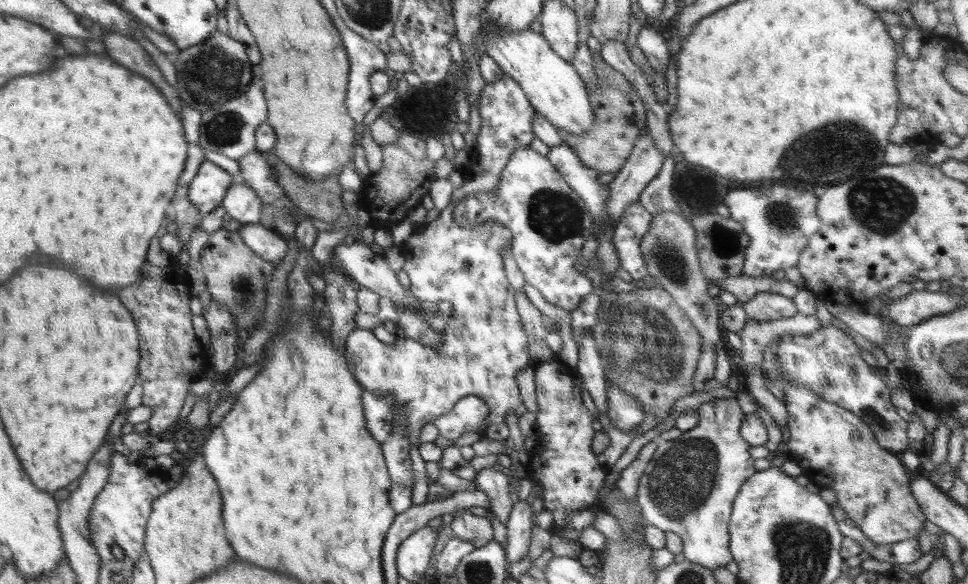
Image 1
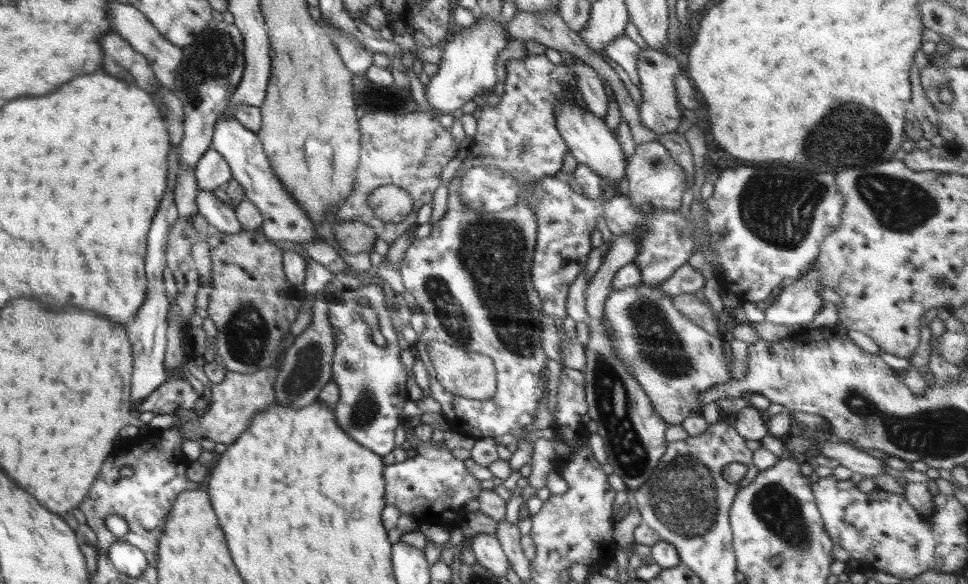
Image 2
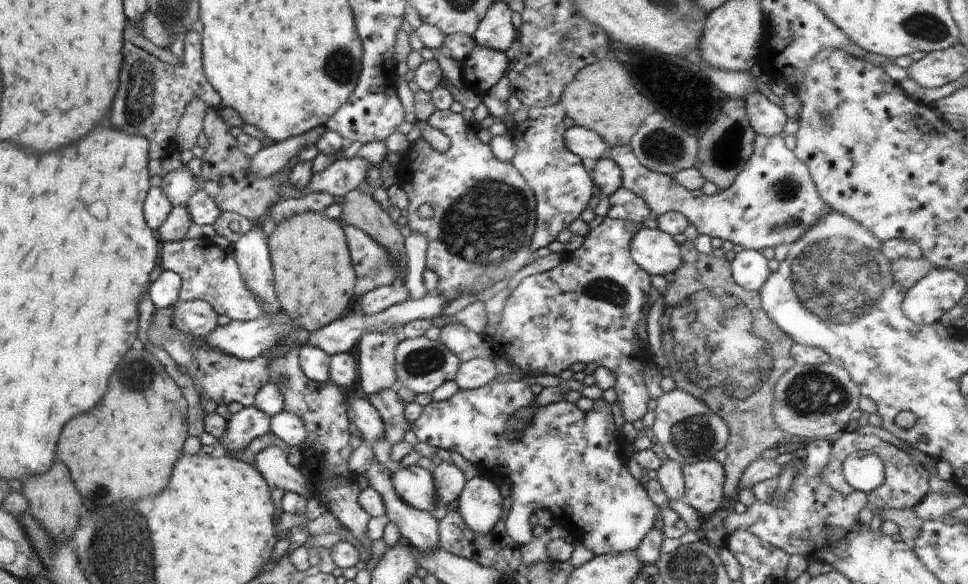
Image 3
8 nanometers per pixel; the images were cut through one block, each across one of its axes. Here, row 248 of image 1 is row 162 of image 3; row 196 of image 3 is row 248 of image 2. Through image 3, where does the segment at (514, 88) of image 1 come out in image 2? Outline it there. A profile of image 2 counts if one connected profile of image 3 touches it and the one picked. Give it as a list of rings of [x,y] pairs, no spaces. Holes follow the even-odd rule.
[[[532,55],[519,60],[505,58],[505,70],[501,72],[500,102],[494,107],[477,107],[471,114],[477,122],[476,134],[469,155],[462,164],[462,172],[454,174],[448,182],[448,210],[443,218],[432,225],[428,237],[416,238],[405,252],[404,258],[399,262],[399,272],[402,284],[416,299],[416,304],[426,320],[425,329],[418,334],[416,341],[411,345],[418,350],[426,370],[429,374],[429,388],[431,396],[440,402],[441,412],[446,416],[450,430],[467,434],[480,440],[488,437],[499,438],[505,434],[517,434],[518,431],[532,425],[537,413],[539,402],[543,395],[545,382],[539,377],[547,370],[548,356],[542,348],[541,336],[541,300],[532,286],[530,270],[535,253],[537,226],[536,216],[532,210],[520,202],[518,206],[510,206],[506,211],[494,212],[488,215],[479,215],[466,208],[462,202],[458,189],[460,182],[470,168],[494,166],[502,168],[504,173],[512,175],[520,187],[530,187],[536,181],[549,175],[558,176],[562,169],[564,155],[569,152],[564,144],[562,135],[557,129],[555,110],[561,104],[571,104],[574,92],[578,89],[577,78],[573,70],[563,61],[554,65],[546,55]],[[570,86],[571,91],[567,91]],[[440,324],[440,330],[436,328]],[[432,340],[446,342],[450,346],[458,346],[468,352],[485,354],[493,360],[497,372],[497,389],[492,398],[488,400],[465,399],[463,396],[446,390],[439,384],[435,368],[427,353],[428,345]]]

